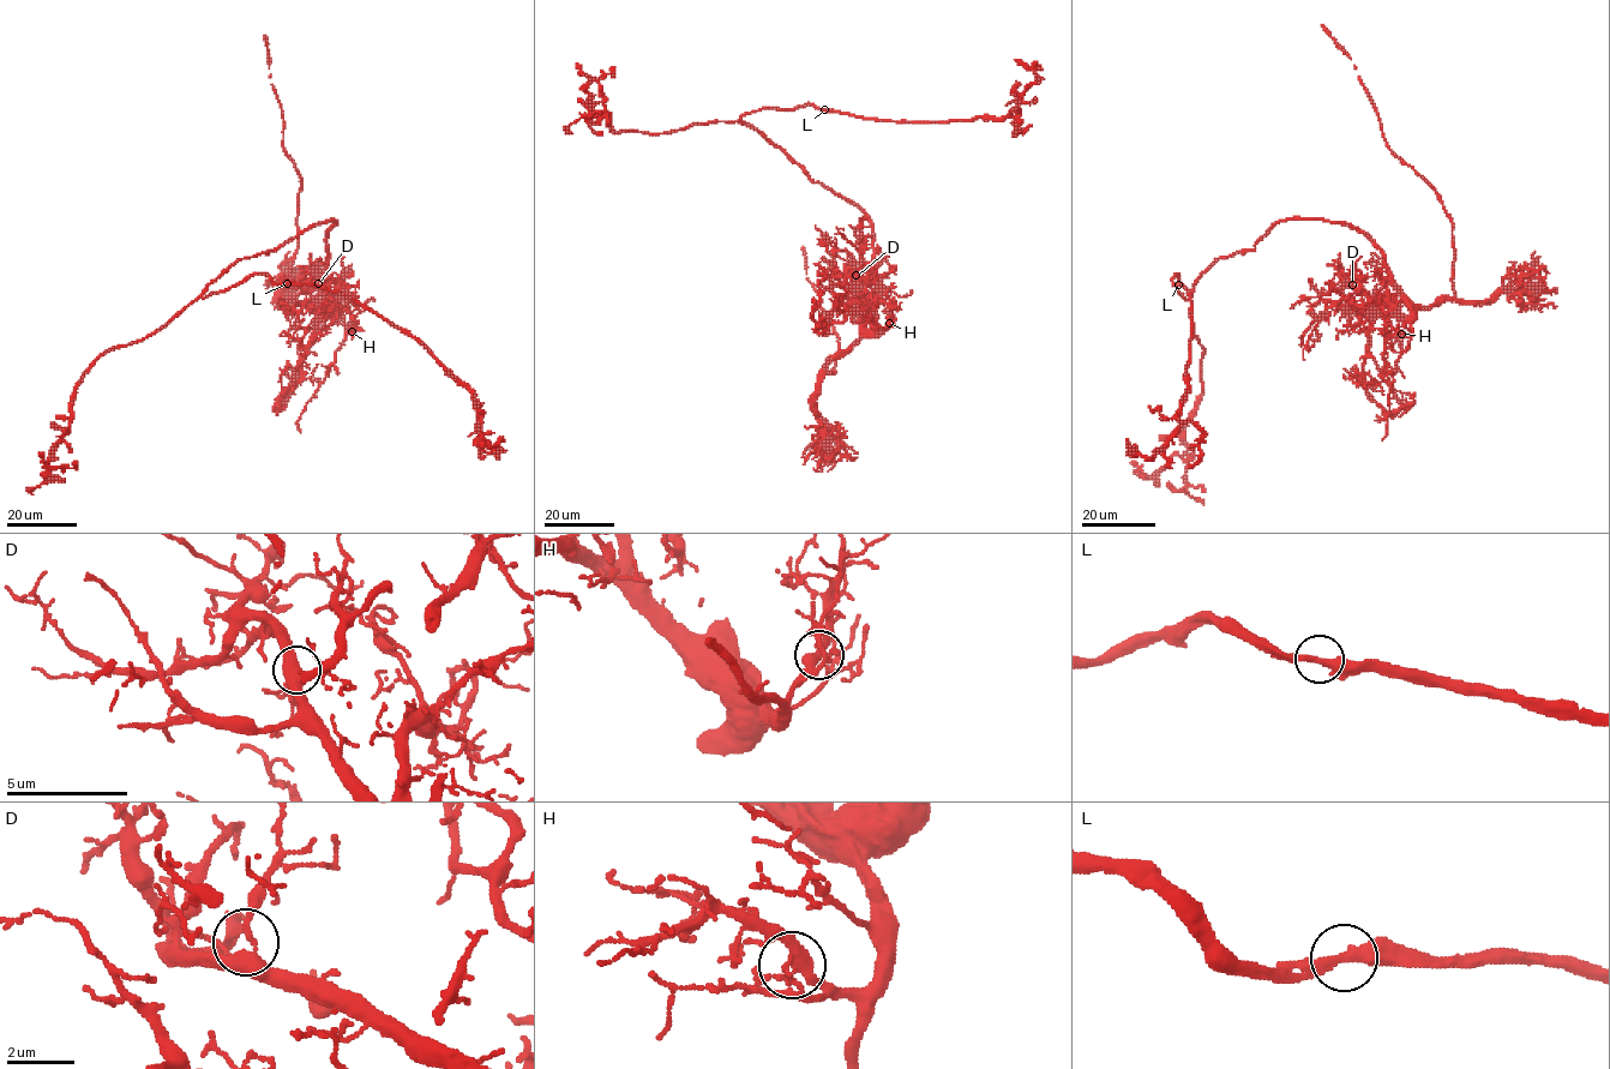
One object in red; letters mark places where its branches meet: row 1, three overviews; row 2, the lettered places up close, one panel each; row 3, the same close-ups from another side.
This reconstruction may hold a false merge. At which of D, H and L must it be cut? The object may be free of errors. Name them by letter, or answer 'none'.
none

